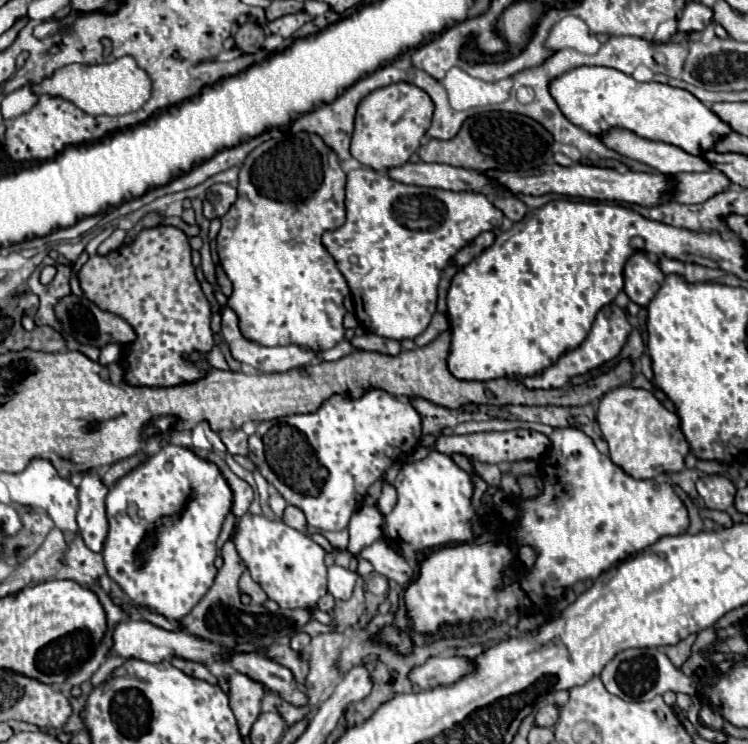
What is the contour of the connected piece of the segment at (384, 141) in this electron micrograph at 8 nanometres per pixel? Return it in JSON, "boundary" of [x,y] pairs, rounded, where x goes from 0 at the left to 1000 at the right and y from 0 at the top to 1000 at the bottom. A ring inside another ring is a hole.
{"boundary":[[[524,112],[492,125],[476,144],[473,179],[468,206],[481,219],[500,230],[519,230],[521,224],[540,222],[548,208],[561,198],[561,187],[575,171],[580,138],[570,122],[551,112]]]}

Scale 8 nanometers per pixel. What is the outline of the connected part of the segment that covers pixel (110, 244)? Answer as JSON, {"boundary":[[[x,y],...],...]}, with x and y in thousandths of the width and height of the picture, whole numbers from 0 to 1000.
{"boundary":[[[155,308],[150,316],[142,321],[130,335],[130,341],[142,343],[147,337],[158,335],[164,328],[170,312],[163,308]]]}

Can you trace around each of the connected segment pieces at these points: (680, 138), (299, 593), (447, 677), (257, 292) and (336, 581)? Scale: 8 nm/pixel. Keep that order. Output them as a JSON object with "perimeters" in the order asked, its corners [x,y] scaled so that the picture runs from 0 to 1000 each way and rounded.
{"perimeters":[[[[778,87],[757,95],[733,112],[735,128],[746,138],[751,155],[786,179],[799,181],[816,171],[840,173],[861,187],[904,195],[922,208],[936,208],[976,179],[973,168],[957,157],[949,144],[936,138],[925,125],[888,112],[856,112],[842,101],[799,87]]],[[[329,690],[321,698],[313,719],[316,738],[329,757],[337,778],[356,794],[356,800],[380,816],[414,819],[436,800],[436,741],[404,714],[385,708],[377,700],[358,700],[353,692]]],[[[575,883],[567,894],[551,899],[548,915],[559,926],[572,929],[586,921],[604,921],[634,899],[636,894],[626,883]]],[[[388,179],[374,187],[358,187],[324,219],[318,267],[294,294],[291,345],[299,367],[310,378],[305,413],[318,423],[321,445],[332,458],[361,466],[398,464],[404,469],[430,472],[444,469],[460,456],[457,429],[463,421],[460,394],[465,394],[465,383],[428,324],[433,310],[452,308],[460,300],[460,251],[463,233],[457,230],[449,206],[444,206],[444,200],[439,200],[420,179]]],[[[444,759],[439,762],[439,797],[444,797],[452,808],[460,808],[471,800],[471,789],[476,778],[479,778],[479,770]]]]}

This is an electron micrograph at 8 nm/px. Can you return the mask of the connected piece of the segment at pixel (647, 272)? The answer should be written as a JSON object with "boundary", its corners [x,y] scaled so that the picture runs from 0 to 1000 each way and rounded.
{"boundary":[[[848,337],[834,356],[834,391],[853,410],[866,410],[888,378],[888,367],[861,337]]]}

